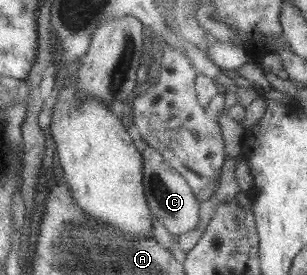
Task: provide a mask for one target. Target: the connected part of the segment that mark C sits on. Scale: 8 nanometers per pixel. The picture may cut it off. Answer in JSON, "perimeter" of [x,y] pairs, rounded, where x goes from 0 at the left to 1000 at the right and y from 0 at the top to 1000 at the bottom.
{"perimeter":[[[443,484],[440,495],[446,495],[446,509],[472,520],[472,542],[463,553],[472,589],[469,669],[479,698],[479,727],[498,771],[560,855],[590,858],[590,851],[603,851],[603,844],[635,836],[642,815],[648,815],[648,756],[655,756],[648,727],[635,720],[642,698],[632,698],[629,684],[586,625],[570,618],[570,611],[537,582],[524,553],[498,538],[450,484]]]}

